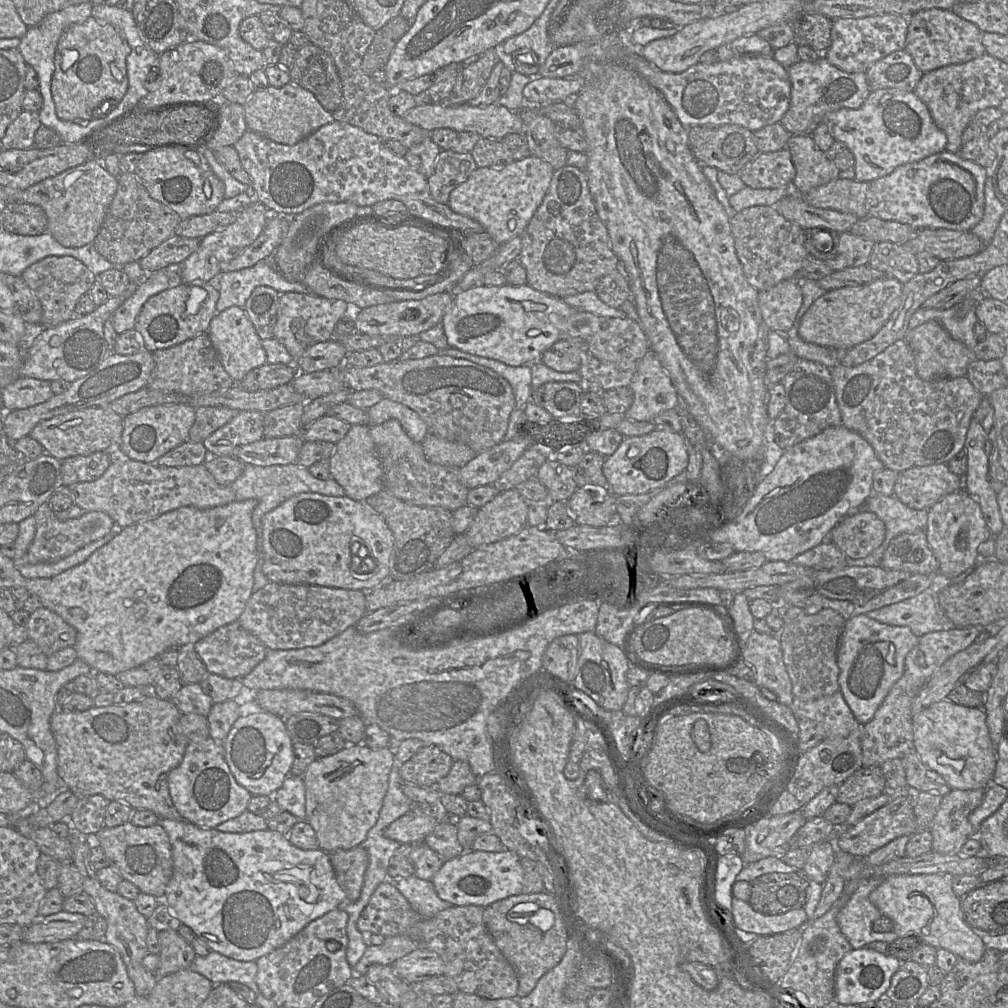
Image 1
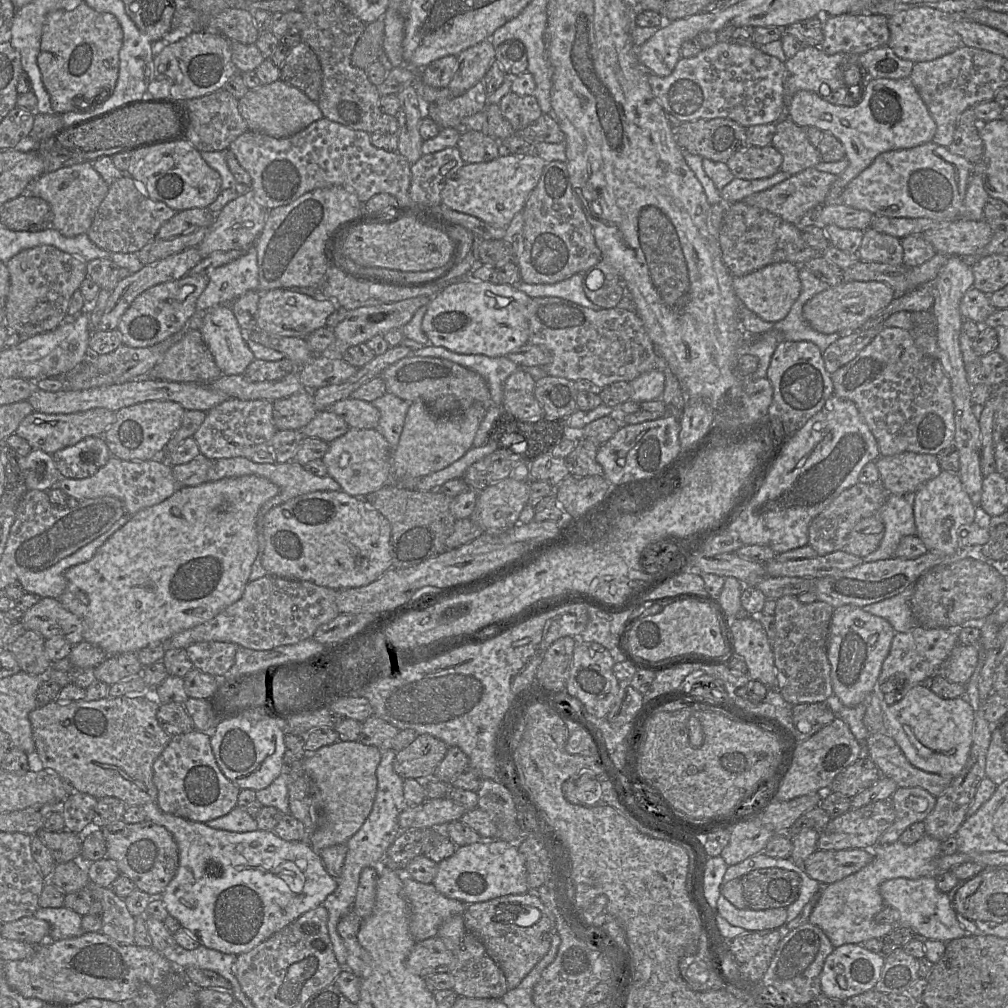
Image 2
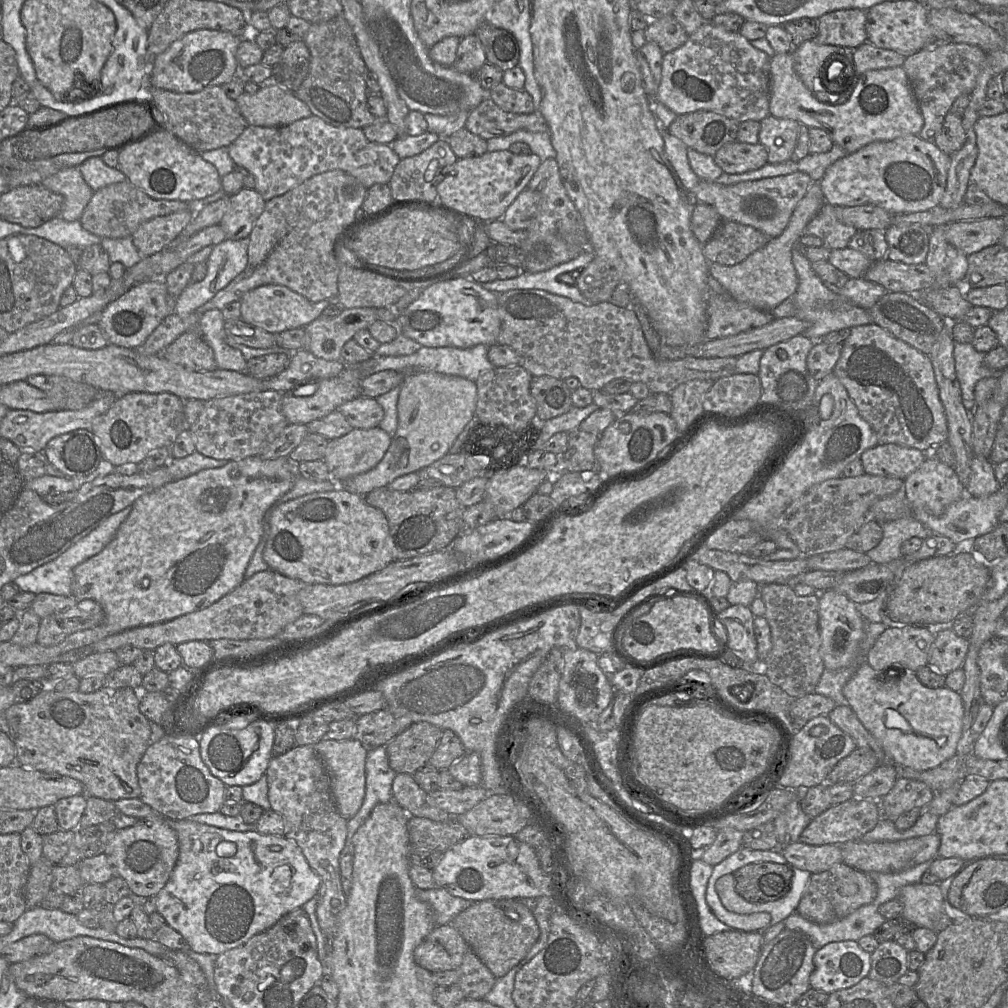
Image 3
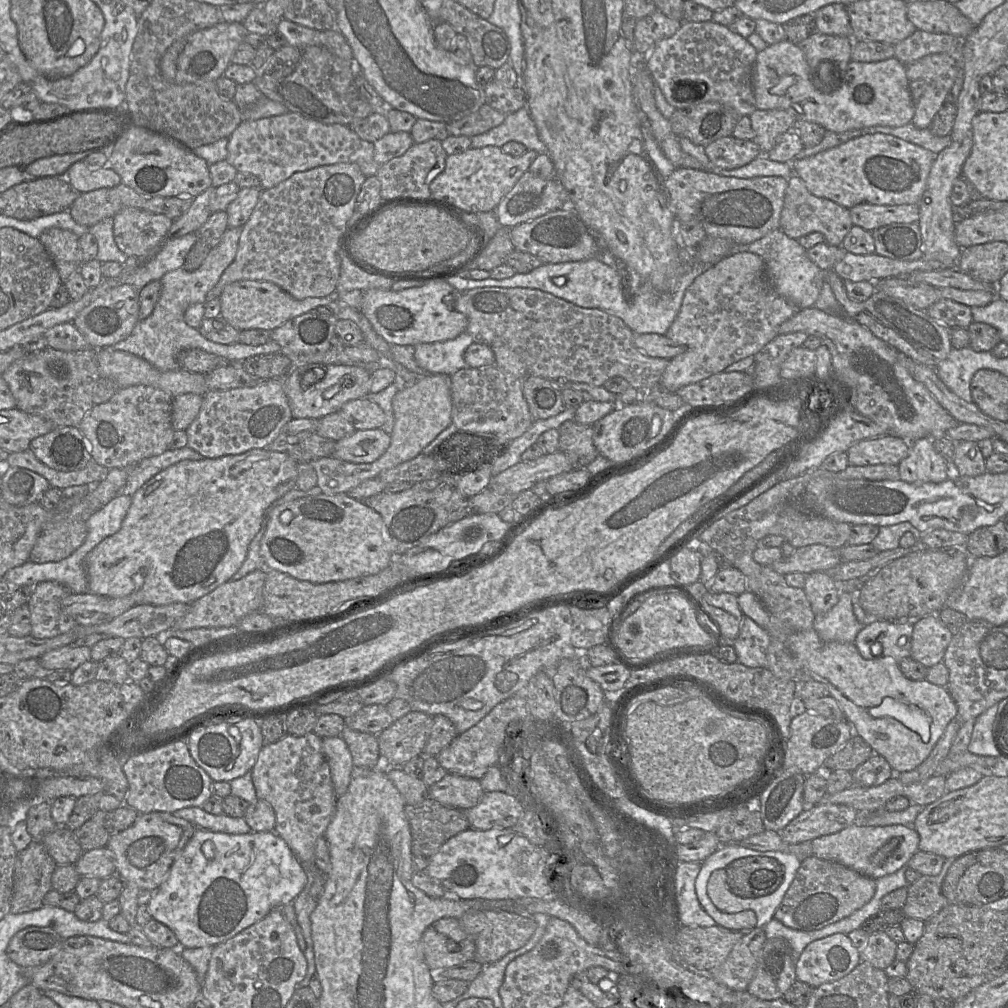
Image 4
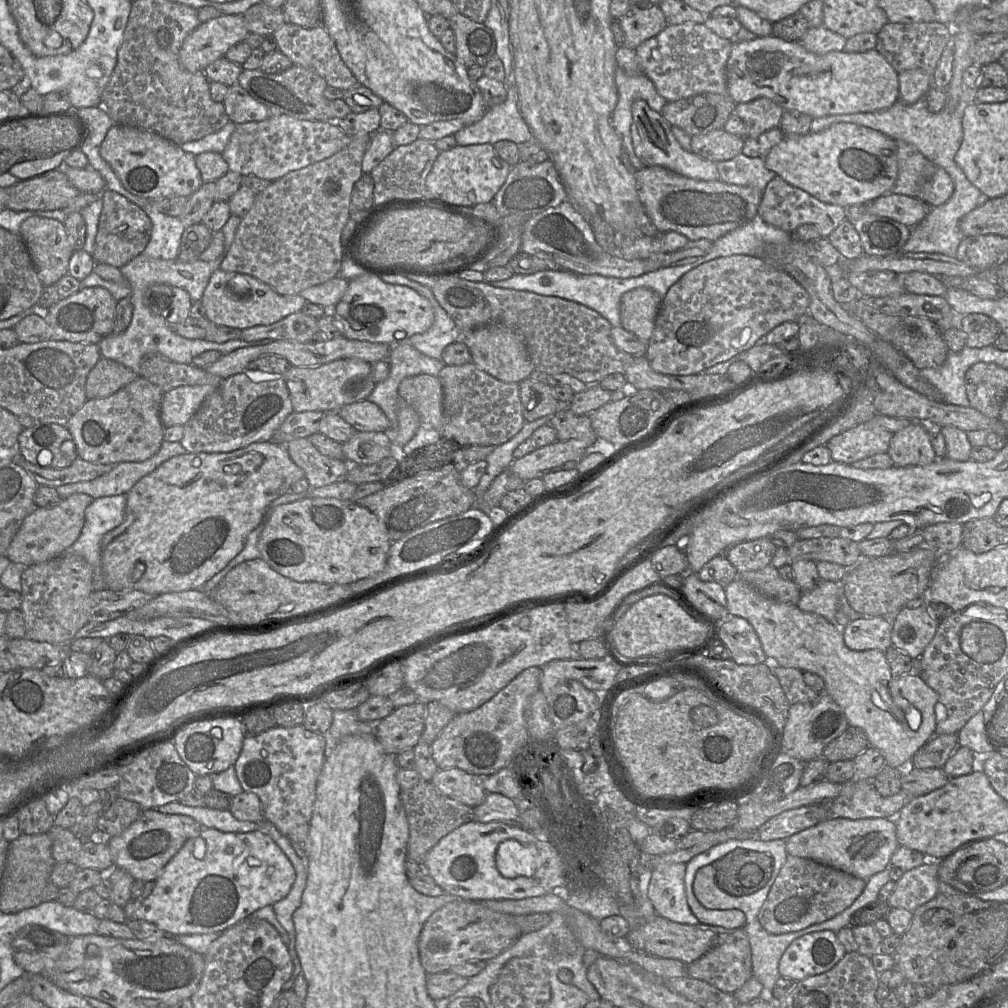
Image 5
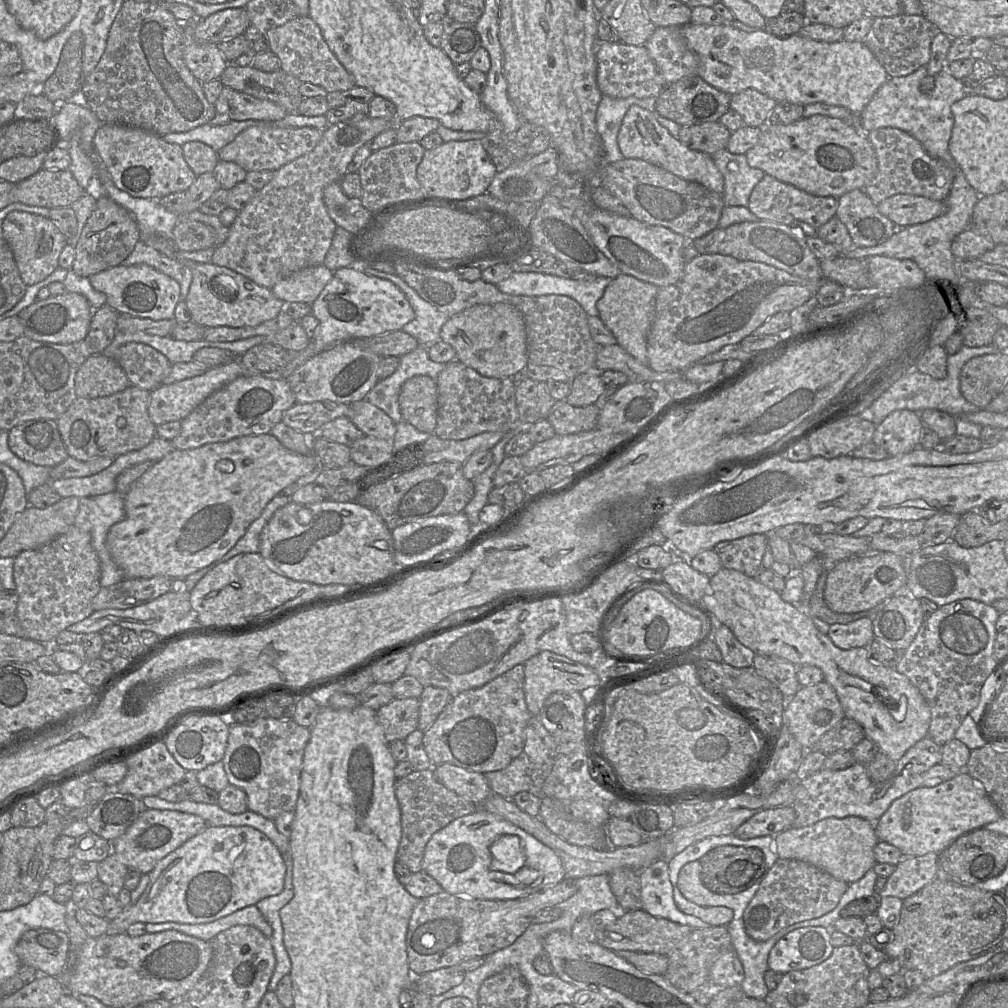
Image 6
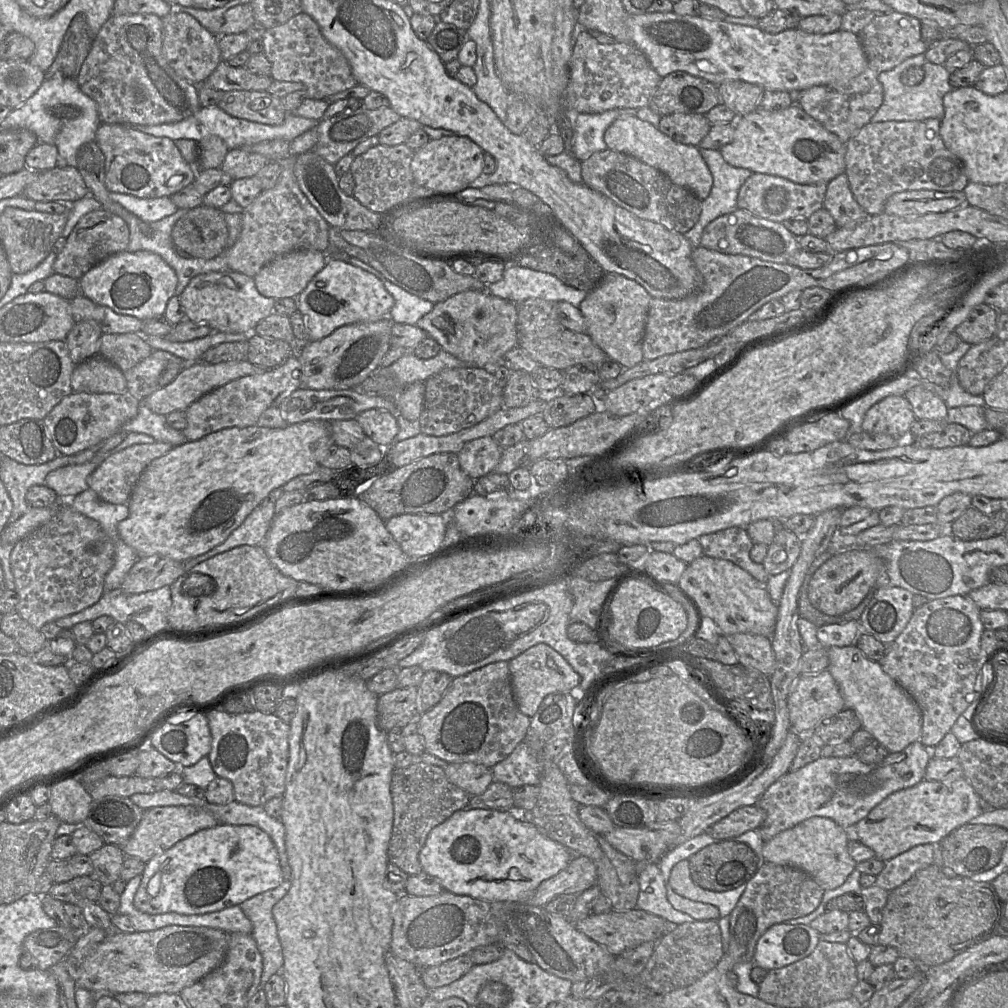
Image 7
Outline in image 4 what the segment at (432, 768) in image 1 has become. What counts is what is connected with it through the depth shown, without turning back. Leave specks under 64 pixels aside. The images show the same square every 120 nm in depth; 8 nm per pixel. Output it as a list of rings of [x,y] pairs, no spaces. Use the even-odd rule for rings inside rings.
[[[411,711],[377,735],[387,767],[402,767],[423,754],[433,726],[433,716]]]

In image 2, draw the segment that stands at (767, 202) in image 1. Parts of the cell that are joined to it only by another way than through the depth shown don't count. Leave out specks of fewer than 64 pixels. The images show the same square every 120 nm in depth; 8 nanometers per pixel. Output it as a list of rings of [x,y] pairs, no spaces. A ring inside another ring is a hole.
[[[779,170],[771,177],[763,179],[745,180],[734,178],[720,190],[720,195],[724,203],[733,204],[744,200],[751,194],[767,190],[787,179],[789,176],[786,172]]]

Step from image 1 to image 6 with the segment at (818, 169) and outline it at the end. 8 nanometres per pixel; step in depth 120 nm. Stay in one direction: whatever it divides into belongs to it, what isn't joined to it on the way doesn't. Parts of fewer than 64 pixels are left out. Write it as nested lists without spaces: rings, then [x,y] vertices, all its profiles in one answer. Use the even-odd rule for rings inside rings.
[[[745,89],[731,95],[730,108],[743,118],[744,125],[762,127],[777,101],[755,89]]]

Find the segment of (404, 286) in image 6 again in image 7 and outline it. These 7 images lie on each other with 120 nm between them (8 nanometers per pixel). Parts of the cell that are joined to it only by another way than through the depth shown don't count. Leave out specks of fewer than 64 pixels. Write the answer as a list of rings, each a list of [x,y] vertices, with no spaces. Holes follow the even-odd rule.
[[[368,265],[368,270],[363,269],[376,276],[385,286],[386,290],[393,296],[394,305],[390,310],[389,317],[396,324],[416,325],[417,321],[429,313],[434,304],[413,295],[401,287],[390,282],[384,275]]]

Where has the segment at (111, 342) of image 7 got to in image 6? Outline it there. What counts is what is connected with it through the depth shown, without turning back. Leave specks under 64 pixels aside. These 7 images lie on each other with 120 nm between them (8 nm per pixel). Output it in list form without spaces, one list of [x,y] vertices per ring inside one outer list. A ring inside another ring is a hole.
[[[137,342],[121,346],[113,353],[113,358],[123,368],[131,385],[148,391],[163,385],[173,365],[155,348]]]

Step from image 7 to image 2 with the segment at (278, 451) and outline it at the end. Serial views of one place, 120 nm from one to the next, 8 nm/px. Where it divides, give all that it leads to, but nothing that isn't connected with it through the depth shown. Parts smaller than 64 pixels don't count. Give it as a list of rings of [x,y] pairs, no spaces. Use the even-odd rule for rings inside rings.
[[[257,475],[222,478],[206,481],[197,486],[181,487],[163,502],[132,515],[126,524],[96,551],[92,559],[66,570],[67,586],[58,600],[64,608],[76,615],[83,623],[83,640],[100,647],[108,656],[136,653],[143,648],[159,645],[184,630],[203,624],[242,597],[259,551],[259,511],[264,503],[274,498],[278,493],[279,487],[276,484]]]

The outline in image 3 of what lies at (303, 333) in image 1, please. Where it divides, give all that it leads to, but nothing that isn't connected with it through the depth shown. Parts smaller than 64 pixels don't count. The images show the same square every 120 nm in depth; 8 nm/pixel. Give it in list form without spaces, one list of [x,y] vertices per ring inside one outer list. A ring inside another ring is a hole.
[[[267,284],[254,288],[246,292],[239,300],[241,320],[272,334],[289,329],[304,328],[319,318],[332,301],[336,300],[312,302],[286,286],[277,284]]]

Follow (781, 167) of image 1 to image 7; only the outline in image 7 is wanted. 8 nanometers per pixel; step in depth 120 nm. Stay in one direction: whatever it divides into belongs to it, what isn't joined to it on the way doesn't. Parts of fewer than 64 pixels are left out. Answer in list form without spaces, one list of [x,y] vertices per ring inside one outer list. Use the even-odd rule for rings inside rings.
[[[674,113],[661,116],[657,128],[679,143],[698,146],[711,125],[702,114]]]

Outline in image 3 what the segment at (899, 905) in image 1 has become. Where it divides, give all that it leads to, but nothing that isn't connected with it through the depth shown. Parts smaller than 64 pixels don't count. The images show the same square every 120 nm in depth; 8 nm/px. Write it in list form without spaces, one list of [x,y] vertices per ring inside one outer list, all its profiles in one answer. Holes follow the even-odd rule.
[[[939,883],[906,885],[901,889],[899,898],[904,907],[902,916],[915,927],[939,933],[953,923],[945,911],[945,898]]]

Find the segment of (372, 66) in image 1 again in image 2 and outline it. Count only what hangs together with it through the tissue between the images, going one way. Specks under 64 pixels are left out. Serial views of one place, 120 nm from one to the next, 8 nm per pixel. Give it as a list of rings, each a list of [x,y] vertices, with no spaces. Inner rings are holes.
[[[383,19],[366,25],[366,29],[357,41],[351,64],[359,69],[365,70],[376,61],[385,62],[383,49],[385,23]]]

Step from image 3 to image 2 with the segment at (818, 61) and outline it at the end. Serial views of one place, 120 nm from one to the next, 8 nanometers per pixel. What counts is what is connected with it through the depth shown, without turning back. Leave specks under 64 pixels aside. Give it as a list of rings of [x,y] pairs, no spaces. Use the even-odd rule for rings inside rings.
[[[804,46],[797,54],[785,61],[785,110],[788,100],[800,90],[810,91],[834,105],[852,107],[861,101],[867,84],[864,84],[860,63],[832,59],[835,55],[837,54],[828,55],[816,46]]]

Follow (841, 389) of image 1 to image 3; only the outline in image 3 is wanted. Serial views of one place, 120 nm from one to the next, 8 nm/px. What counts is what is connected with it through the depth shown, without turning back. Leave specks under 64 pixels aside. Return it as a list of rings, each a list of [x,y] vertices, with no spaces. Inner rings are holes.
[[[876,324],[859,325],[850,329],[833,373],[847,390],[861,417],[875,431],[878,443],[894,443],[930,453],[948,439],[948,424],[933,366],[928,355],[895,338]]]

